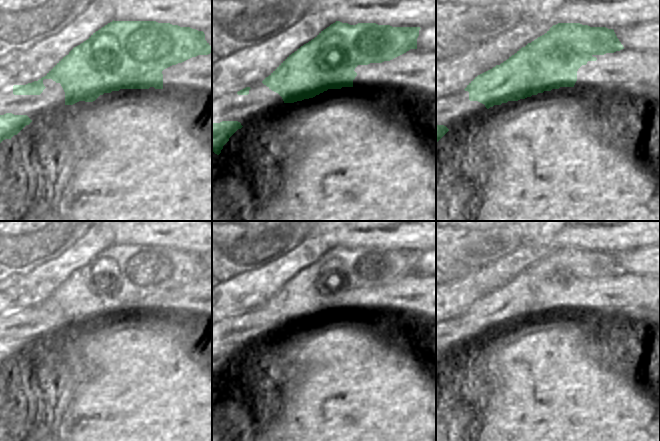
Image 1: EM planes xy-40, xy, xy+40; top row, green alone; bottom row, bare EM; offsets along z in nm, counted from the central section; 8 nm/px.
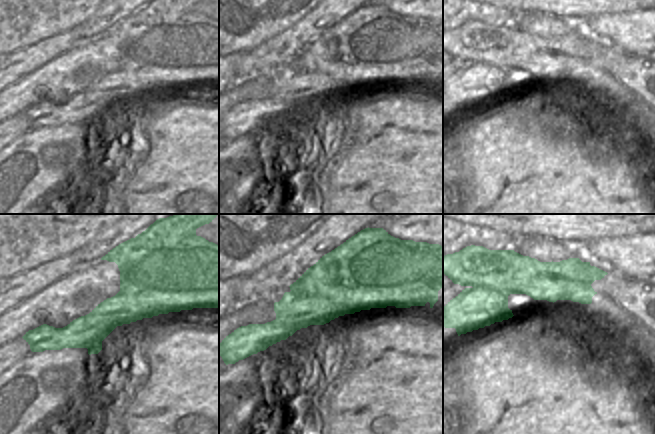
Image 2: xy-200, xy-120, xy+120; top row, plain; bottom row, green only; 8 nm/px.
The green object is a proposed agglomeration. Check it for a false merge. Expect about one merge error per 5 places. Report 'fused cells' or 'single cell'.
fused cells

